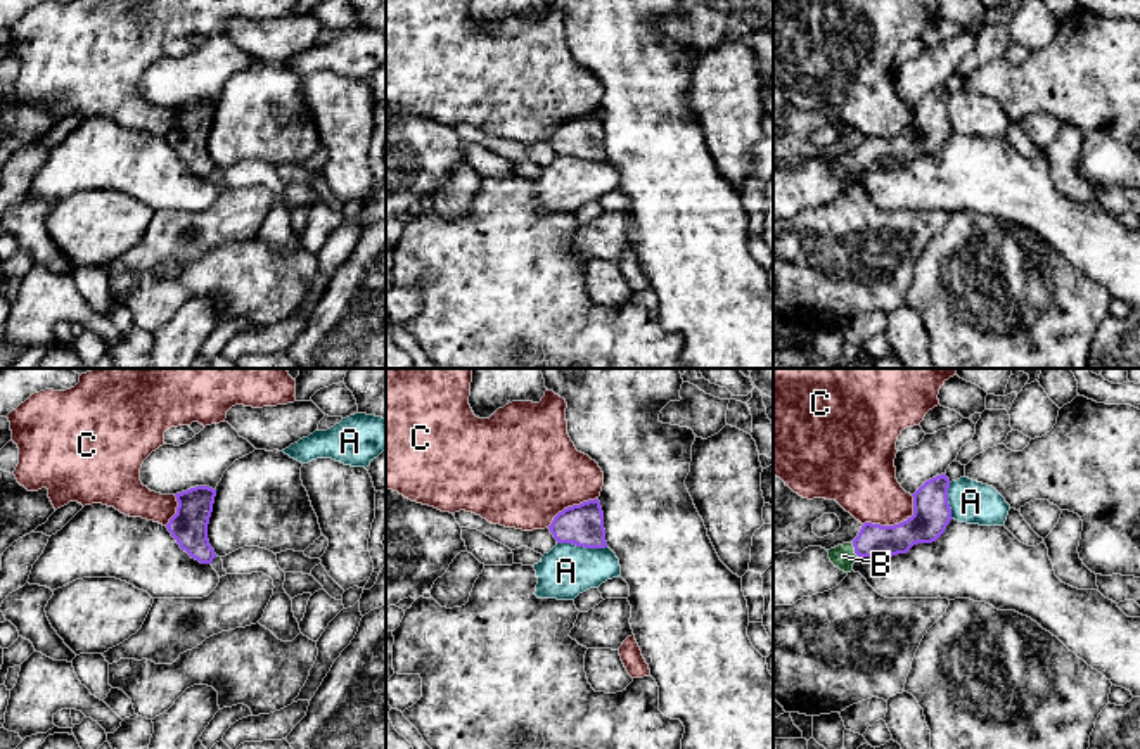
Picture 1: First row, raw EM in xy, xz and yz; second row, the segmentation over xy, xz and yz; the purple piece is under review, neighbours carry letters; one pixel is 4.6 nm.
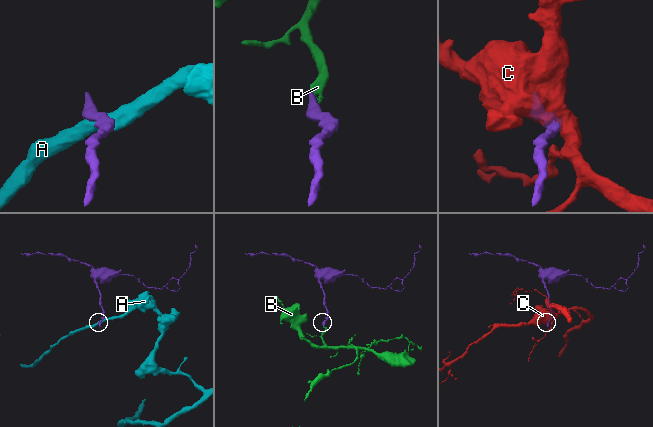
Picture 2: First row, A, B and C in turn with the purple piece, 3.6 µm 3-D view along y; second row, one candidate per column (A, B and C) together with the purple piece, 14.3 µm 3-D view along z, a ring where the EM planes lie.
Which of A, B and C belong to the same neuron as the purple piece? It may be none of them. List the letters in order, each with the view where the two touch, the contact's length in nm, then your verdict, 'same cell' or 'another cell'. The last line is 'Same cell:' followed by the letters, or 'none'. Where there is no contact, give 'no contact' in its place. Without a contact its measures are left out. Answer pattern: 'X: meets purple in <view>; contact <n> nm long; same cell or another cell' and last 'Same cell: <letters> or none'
A: meets purple in xz; contact 240 nm long; another cell
B: meets purple in yz; contact 70 nm long; same cell
C: meets purple in yz; contact 280 nm long; another cell
Same cell: B

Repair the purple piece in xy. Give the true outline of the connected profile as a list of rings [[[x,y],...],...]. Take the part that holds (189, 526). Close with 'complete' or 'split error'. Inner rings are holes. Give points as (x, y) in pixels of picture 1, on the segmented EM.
[[[195,486],[176,493],[176,514],[166,524],[182,550],[201,564],[211,564],[216,557],[208,540],[208,524],[213,512],[216,490]]]; complete

